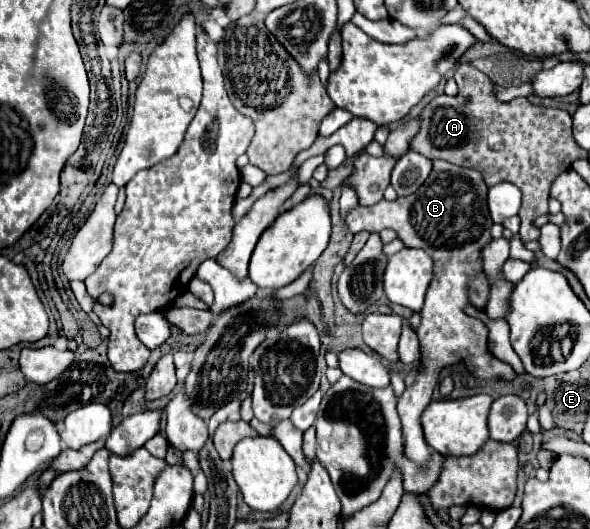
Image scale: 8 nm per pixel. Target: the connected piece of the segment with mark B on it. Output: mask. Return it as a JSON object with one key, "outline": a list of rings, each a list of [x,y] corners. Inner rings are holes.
{"outline":[[[433,160],[433,170],[431,170],[429,178],[423,182],[423,186],[415,194],[409,194],[405,198],[397,198],[397,200],[391,200],[391,202],[383,198],[383,200],[379,200],[373,206],[353,208],[347,214],[345,222],[347,222],[347,226],[349,226],[349,230],[353,234],[361,232],[361,230],[381,232],[383,228],[391,228],[391,230],[397,232],[397,236],[403,240],[405,246],[409,246],[409,248],[423,248],[425,252],[429,252],[429,256],[435,262],[435,268],[433,268],[435,274],[433,274],[431,286],[427,290],[425,306],[421,310],[421,324],[417,328],[417,334],[419,334],[419,340],[421,340],[421,354],[423,354],[421,362],[423,362],[423,370],[421,370],[417,382],[411,388],[407,388],[405,394],[397,402],[399,418],[401,418],[401,424],[403,424],[405,456],[411,462],[415,462],[419,466],[425,466],[431,460],[431,448],[427,446],[425,436],[423,436],[421,414],[425,412],[425,408],[431,402],[431,394],[435,390],[437,376],[439,376],[441,368],[445,368],[449,364],[455,364],[459,360],[465,360],[467,370],[473,372],[479,378],[495,378],[495,376],[499,376],[499,378],[505,378],[505,380],[513,380],[513,376],[515,376],[513,368],[507,362],[501,362],[499,358],[495,358],[487,350],[487,332],[489,330],[487,330],[485,322],[481,318],[471,318],[469,314],[465,314],[465,308],[471,306],[471,300],[469,300],[469,282],[483,272],[483,256],[481,256],[481,252],[493,240],[491,238],[493,220],[491,220],[489,208],[487,208],[487,184],[485,184],[483,176],[477,170],[461,168],[461,166],[449,164],[445,160]]]}

